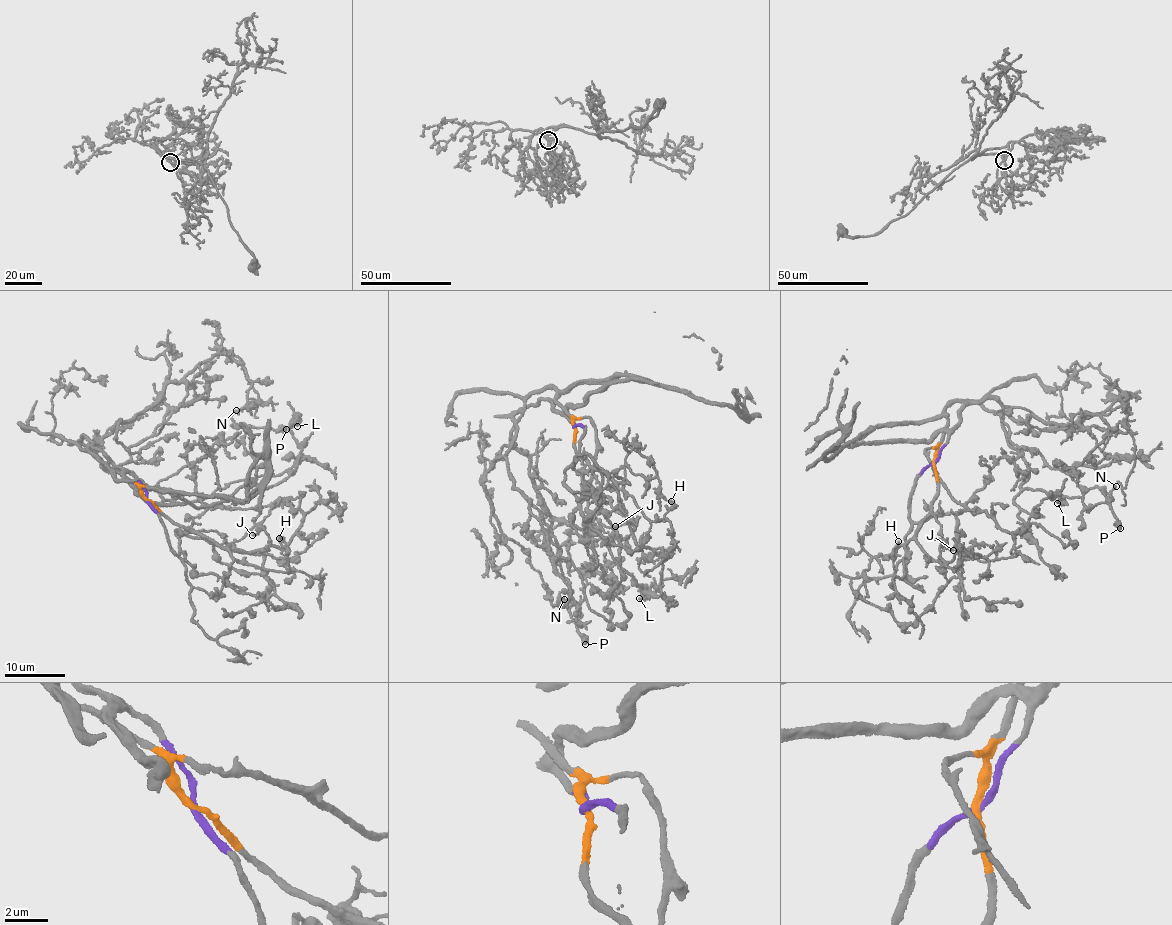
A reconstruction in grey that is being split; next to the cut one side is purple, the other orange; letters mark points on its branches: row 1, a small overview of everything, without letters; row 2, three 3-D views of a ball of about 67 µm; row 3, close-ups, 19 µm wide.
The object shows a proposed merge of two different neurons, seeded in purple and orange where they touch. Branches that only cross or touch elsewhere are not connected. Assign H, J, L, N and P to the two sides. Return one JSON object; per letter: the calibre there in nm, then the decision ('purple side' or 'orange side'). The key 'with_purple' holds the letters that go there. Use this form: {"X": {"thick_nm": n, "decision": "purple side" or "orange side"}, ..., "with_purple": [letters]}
{"H": {"thick_nm": 150, "decision": "orange side"}, "J": {"thick_nm": 200, "decision": "orange side"}, "L": {"thick_nm": 190, "decision": "orange side"}, "N": {"thick_nm": 160, "decision": "purple side"}, "P": {"thick_nm": 600, "decision": "purple side"}, "with_purple": ["N", "P"]}

